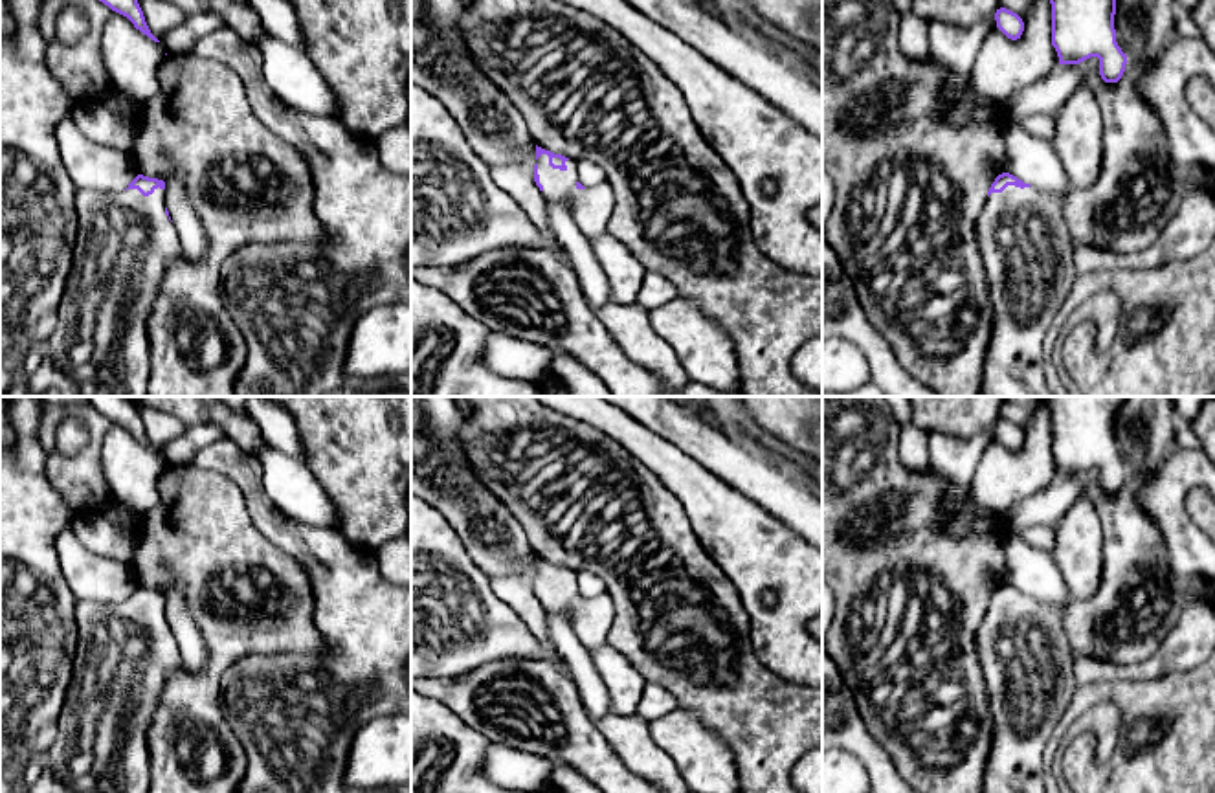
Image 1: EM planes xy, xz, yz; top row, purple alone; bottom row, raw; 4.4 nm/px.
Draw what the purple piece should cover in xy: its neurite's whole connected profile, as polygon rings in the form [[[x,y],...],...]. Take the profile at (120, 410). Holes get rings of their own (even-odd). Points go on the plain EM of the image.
[[[90,396],[90,404],[112,422],[127,428],[143,446],[147,446],[154,453],[160,453],[150,444],[130,396]]]

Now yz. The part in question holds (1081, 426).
[[[1044,396],[1052,415],[1052,457],[1059,475],[1099,470],[1105,494],[1118,494],[1127,466],[1116,453],[1116,411],[1127,396]]]

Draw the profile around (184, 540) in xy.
[[[167,464],[158,479],[160,505],[143,514],[132,569],[138,584],[163,591],[176,584],[206,639],[207,663],[200,672],[185,666],[167,676],[149,727],[152,793],[237,793],[246,771],[246,753],[220,709],[220,674],[235,661],[257,653],[318,653],[323,648],[314,622],[308,573],[272,545],[253,525],[240,488],[222,474],[193,464]]]

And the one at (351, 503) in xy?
[[[270,396],[286,409],[305,441],[305,464],[318,477],[338,512],[345,540],[374,553],[407,534],[411,496],[411,396]]]

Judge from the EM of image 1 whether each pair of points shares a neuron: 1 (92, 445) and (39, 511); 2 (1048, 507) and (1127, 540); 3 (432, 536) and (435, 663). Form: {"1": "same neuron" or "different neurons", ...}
{"1": "different neurons", "2": "different neurons", "3": "same neuron"}

